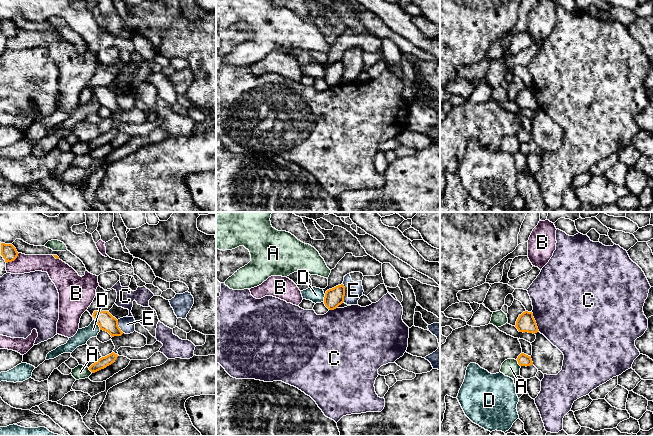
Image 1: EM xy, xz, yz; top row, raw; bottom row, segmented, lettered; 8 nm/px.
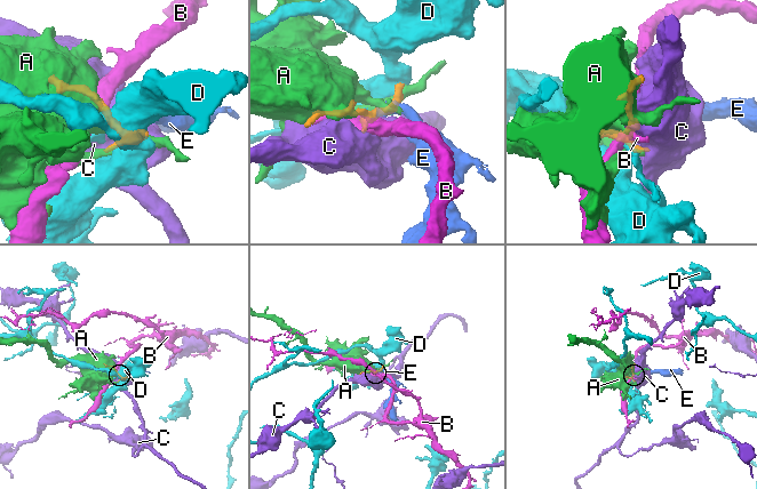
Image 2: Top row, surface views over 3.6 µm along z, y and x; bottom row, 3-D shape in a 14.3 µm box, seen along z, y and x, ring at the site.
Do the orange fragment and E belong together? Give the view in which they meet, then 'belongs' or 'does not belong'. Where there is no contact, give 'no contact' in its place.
xz | does not belong

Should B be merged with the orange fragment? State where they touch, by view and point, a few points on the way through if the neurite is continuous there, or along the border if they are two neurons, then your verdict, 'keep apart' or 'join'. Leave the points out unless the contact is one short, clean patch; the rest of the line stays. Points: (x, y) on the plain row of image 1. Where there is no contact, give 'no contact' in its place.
meets orange in xy at (13, 36); keep apart

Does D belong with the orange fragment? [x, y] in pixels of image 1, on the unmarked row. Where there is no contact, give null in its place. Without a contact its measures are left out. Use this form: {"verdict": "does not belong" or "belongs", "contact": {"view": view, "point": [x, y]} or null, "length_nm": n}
{"verdict": "does not belong", "contact": {"view": "xy", "point": [98, 100]}, "length_nm": 90}

